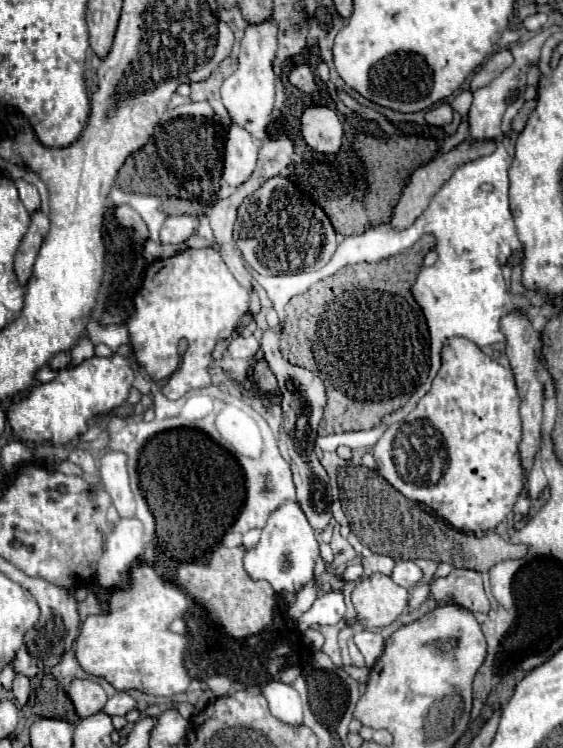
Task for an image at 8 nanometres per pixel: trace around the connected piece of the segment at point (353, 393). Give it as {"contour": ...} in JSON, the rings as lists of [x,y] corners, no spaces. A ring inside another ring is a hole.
{"contour":[[[426,236],[418,242],[420,248],[406,248],[399,254],[388,258],[382,258],[382,262],[356,262],[356,266],[348,266],[342,270],[336,270],[334,274],[324,274],[322,271],[297,272],[302,276],[302,292],[292,296],[288,300],[288,306],[284,308],[284,320],[280,330],[280,350],[284,358],[290,364],[310,368],[312,372],[318,372],[326,384],[326,396],[328,404],[324,410],[324,418],[320,424],[320,436],[328,434],[342,434],[342,432],[354,432],[354,430],[370,430],[380,424],[380,420],[386,414],[396,412],[402,408],[412,392],[418,386],[418,374],[414,372],[412,364],[412,344],[410,344],[410,328],[408,318],[400,320],[400,308],[420,308],[416,300],[410,294],[410,286],[422,267],[424,256],[432,248],[434,238]]]}

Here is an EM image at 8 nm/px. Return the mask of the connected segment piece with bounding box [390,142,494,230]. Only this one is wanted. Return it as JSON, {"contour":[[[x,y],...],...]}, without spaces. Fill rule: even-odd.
{"contour":[[[464,142],[464,144],[460,144],[458,148],[454,148],[454,150],[450,150],[448,154],[438,154],[434,160],[430,160],[426,166],[420,166],[418,170],[414,170],[414,174],[410,176],[410,182],[404,186],[404,190],[402,190],[402,196],[400,196],[400,200],[398,200],[398,204],[396,204],[396,208],[394,208],[394,212],[392,212],[392,218],[390,218],[390,228],[392,230],[404,230],[404,228],[408,228],[408,226],[412,226],[414,222],[416,222],[416,218],[428,208],[428,204],[430,204],[430,200],[434,198],[434,194],[442,188],[442,184],[444,184],[444,174],[446,174],[446,180],[454,174],[454,170],[456,168],[460,168],[462,164],[466,164],[466,162],[470,162],[470,160],[476,160],[476,158],[480,158],[480,156],[486,156],[486,154],[490,154],[494,150],[494,142]]]}

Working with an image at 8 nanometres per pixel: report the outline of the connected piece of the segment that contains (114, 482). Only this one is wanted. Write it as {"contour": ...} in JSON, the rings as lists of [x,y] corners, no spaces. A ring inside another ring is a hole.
{"contour":[[[108,450],[100,456],[100,474],[104,490],[110,494],[116,510],[120,516],[134,516],[136,514],[136,502],[134,494],[130,490],[130,478],[128,478],[128,456],[124,452]]]}

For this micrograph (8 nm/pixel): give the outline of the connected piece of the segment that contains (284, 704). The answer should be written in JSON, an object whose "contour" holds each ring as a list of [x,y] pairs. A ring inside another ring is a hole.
{"contour":[[[270,680],[264,688],[262,688],[264,698],[268,700],[270,712],[286,722],[286,724],[302,724],[302,704],[300,704],[300,696],[298,692],[280,682],[280,680]]]}

